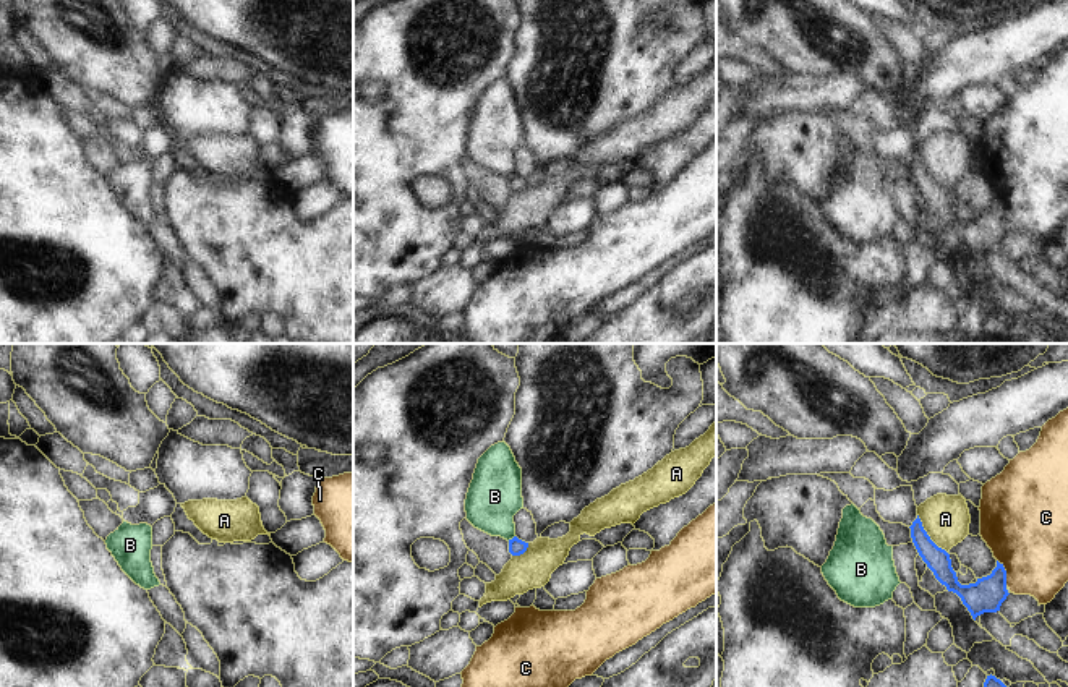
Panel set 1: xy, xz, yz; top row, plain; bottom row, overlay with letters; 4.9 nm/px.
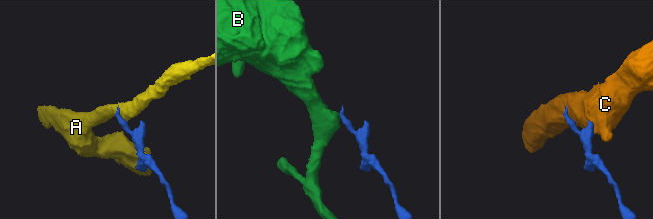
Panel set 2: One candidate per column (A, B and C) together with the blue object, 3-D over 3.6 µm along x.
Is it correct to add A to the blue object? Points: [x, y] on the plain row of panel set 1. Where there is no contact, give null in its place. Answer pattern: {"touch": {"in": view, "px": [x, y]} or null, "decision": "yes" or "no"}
{"touch": {"in": "yz", "px": [927, 172]}, "decision": "no"}

